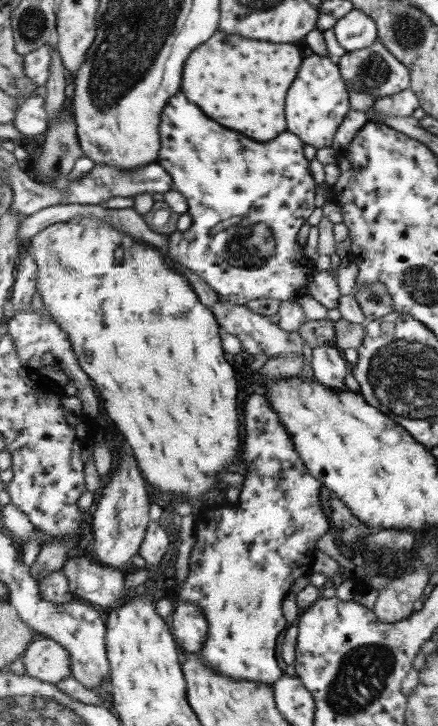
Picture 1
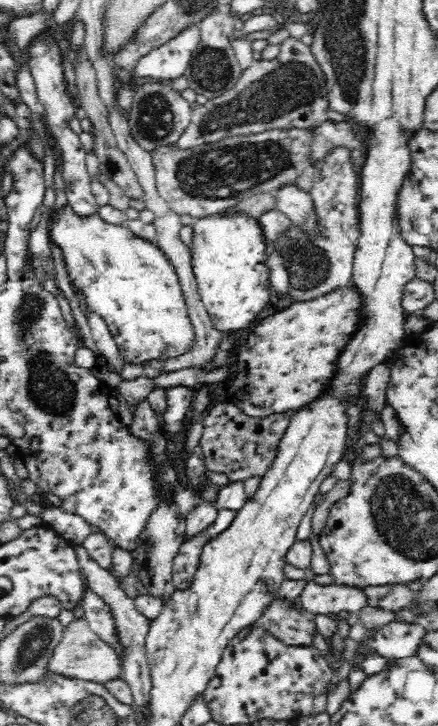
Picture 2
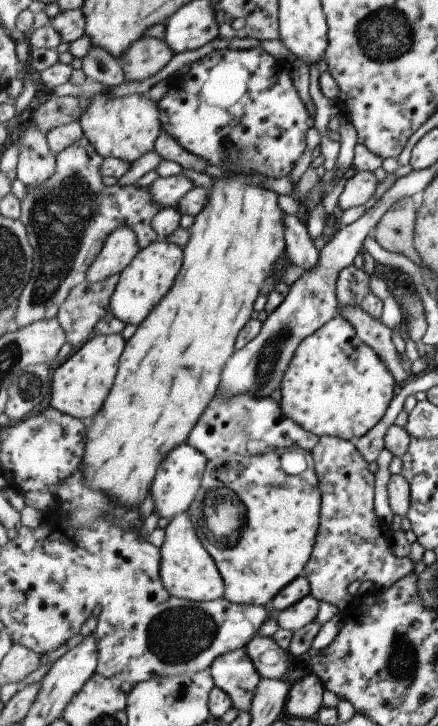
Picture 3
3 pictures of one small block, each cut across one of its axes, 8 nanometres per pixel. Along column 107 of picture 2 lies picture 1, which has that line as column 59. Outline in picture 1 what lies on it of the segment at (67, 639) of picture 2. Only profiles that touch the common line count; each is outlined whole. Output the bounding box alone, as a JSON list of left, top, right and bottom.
[22,636,72,685]

